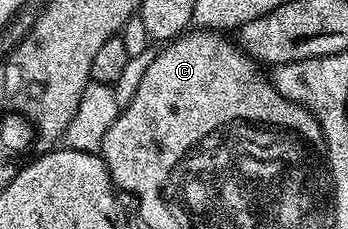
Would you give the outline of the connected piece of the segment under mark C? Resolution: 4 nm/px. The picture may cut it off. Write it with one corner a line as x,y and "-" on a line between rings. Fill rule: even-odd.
192,28
190,31
178,36
174,41
164,44
163,50
158,50
155,53
153,63
149,63
149,71
145,71
144,78
141,79
140,86
137,87
137,95
133,95
133,103
129,103
129,107
119,110
119,117
113,123
113,127
109,127
109,135
105,135
103,140
103,148
101,150
101,156
105,167
109,171
111,176
111,184
115,186
116,190
122,191
123,189
127,193
132,193
136,198
141,195
149,195
155,197
158,195
160,186
163,184
163,180
167,178
167,173
170,170
171,165
174,165
176,159
181,155
185,155
189,151
189,147
192,140
198,140
202,137
203,133
207,133
211,126
218,125
222,121
227,121
232,117
256,117
266,119
278,119
279,124
289,125
291,128
299,129
300,132
304,132
306,136
310,136
310,139
316,141
316,144
324,144
323,129
319,126
319,121
316,119
315,114
310,109
304,107
302,104
294,105
294,100
283,97
278,91
275,90
274,84
270,80
267,81
259,74
260,66
256,64
254,60
234,40
231,41
230,36
224,35
222,32
216,31
213,28

